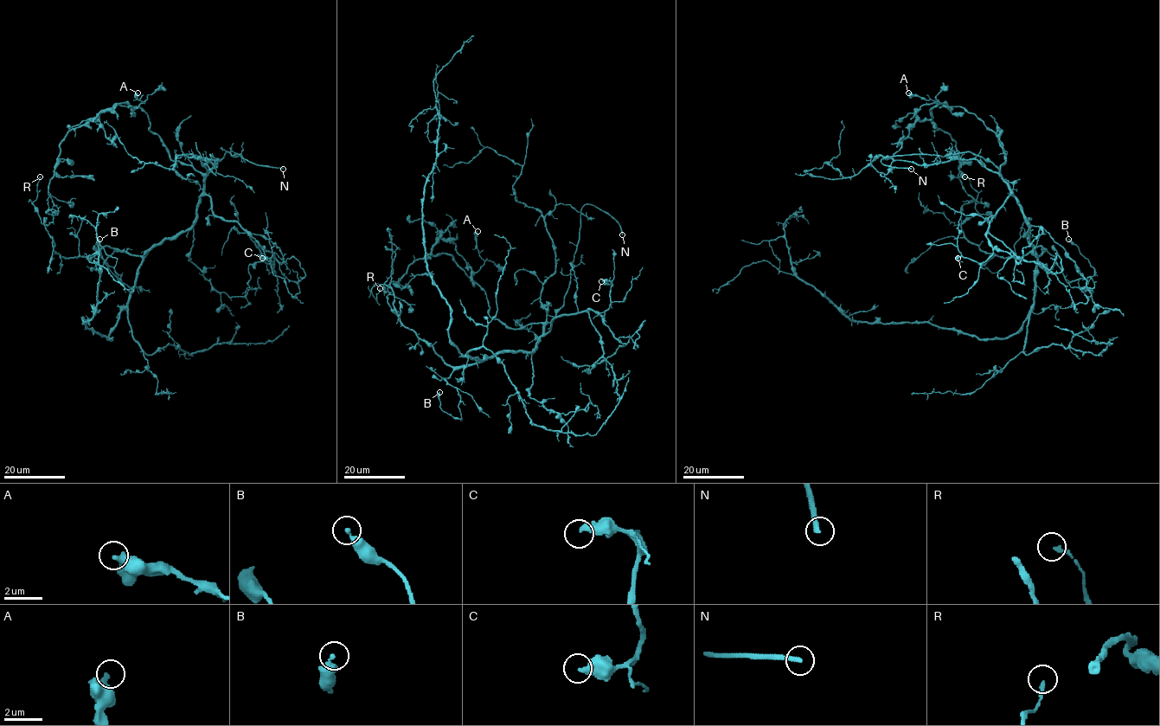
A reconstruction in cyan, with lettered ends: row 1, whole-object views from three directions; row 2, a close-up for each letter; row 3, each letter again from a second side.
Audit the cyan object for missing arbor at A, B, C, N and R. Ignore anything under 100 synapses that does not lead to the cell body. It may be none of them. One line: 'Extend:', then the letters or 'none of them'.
Extend: N

